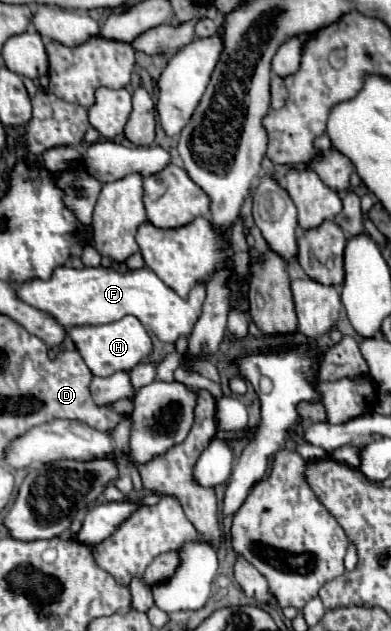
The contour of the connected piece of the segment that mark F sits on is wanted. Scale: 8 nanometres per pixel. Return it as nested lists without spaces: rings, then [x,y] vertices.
[[[59,266],[53,270],[49,280],[33,278],[17,286],[17,298],[31,304],[37,310],[43,310],[55,320],[69,328],[75,326],[89,326],[89,324],[109,324],[121,320],[127,314],[137,316],[149,332],[153,332],[161,342],[177,342],[181,336],[189,336],[195,322],[201,316],[201,308],[205,302],[205,286],[197,284],[187,300],[181,300],[171,288],[167,288],[155,272],[149,268],[141,270],[127,270],[121,274],[119,270],[111,268],[67,268]]]

